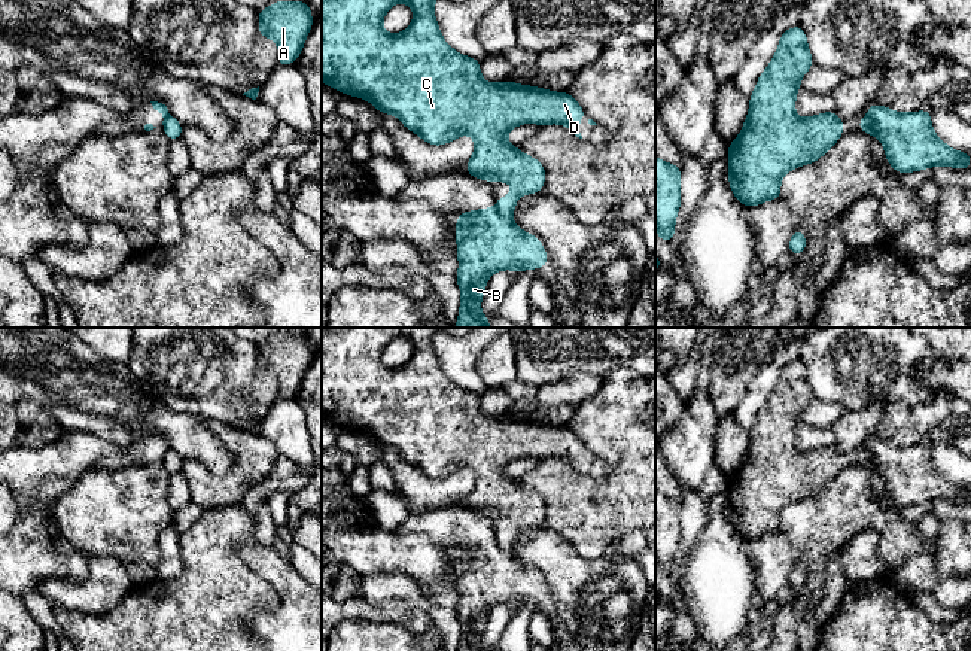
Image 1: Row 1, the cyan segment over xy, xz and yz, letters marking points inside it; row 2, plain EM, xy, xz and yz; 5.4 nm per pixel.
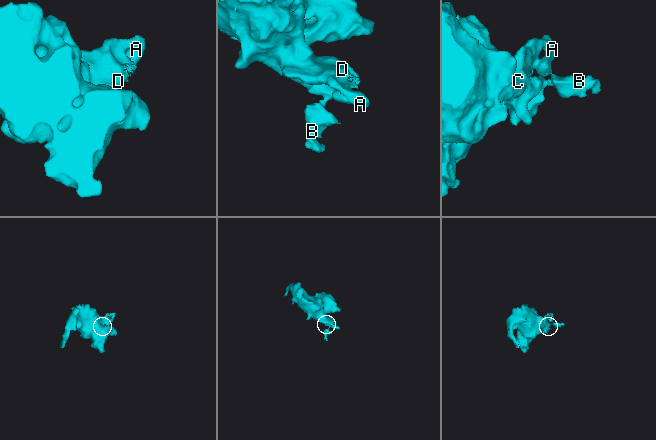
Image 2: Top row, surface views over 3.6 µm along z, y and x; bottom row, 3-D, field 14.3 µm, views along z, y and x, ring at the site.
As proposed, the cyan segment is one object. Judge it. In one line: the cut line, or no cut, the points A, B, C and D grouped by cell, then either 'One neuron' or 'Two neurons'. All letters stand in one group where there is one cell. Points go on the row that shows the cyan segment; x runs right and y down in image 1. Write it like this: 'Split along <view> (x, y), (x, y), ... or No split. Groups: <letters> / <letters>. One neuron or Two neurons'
Split along xz (496, 207), (510, 218). Groups: A C D / B. Two neurons

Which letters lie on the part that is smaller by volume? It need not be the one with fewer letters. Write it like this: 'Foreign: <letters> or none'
Foreign: B

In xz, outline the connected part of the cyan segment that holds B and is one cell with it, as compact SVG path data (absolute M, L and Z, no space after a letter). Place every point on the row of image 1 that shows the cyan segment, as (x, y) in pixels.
M499 209L462 212L456 225L462 292L459 320L454 328L490 328L480 302L488 277L499 270L533 270L548 264L547 252L533 234L517 228Z

